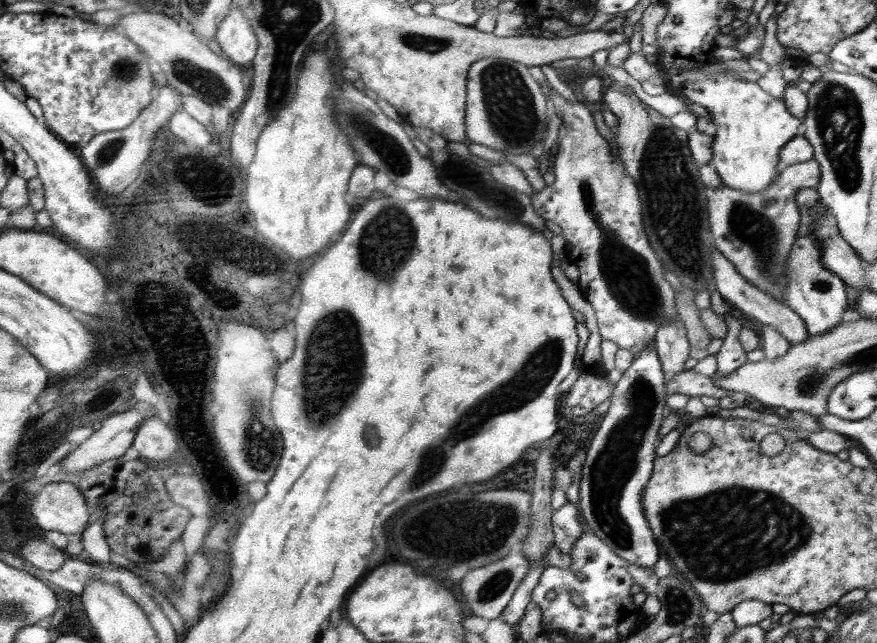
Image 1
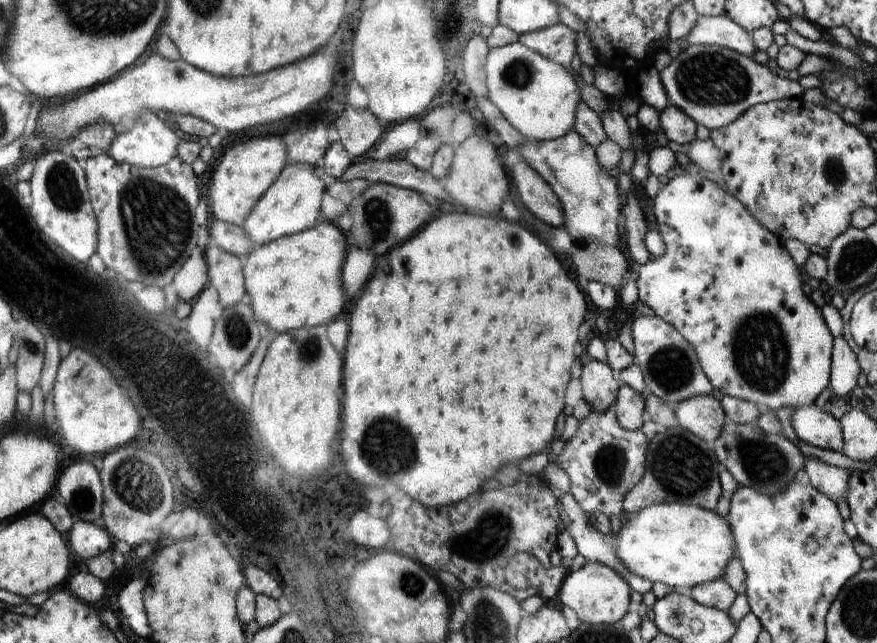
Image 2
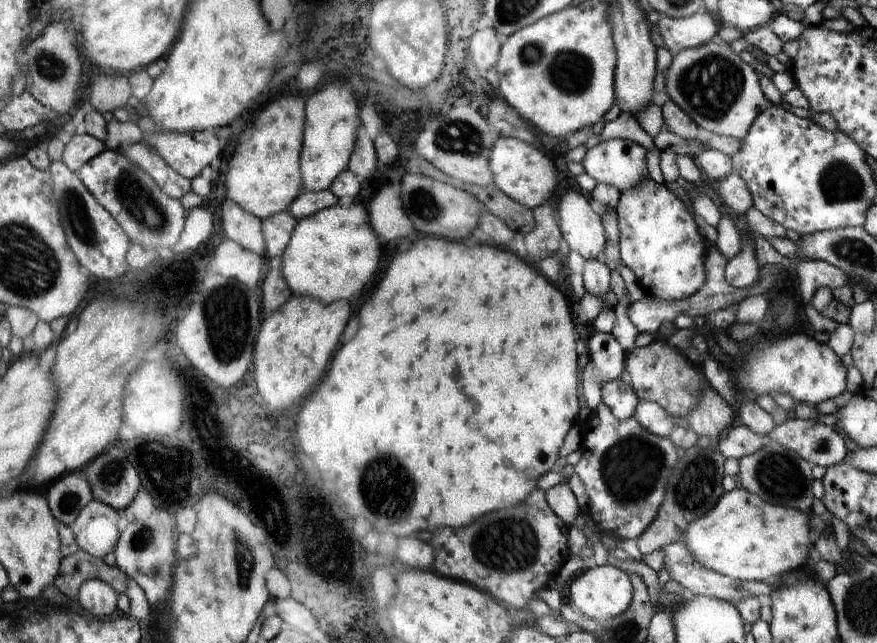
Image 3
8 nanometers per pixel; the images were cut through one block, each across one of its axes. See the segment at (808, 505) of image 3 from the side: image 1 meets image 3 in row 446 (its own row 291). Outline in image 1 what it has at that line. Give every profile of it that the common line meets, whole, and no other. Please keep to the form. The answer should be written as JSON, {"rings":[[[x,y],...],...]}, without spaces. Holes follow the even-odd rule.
{"rings":[[[812,159],[787,166],[762,192],[748,194],[726,185],[709,189],[707,209],[713,244],[750,284],[780,302],[785,300],[787,260],[800,226],[797,190],[816,188],[820,177],[820,164]]]}

